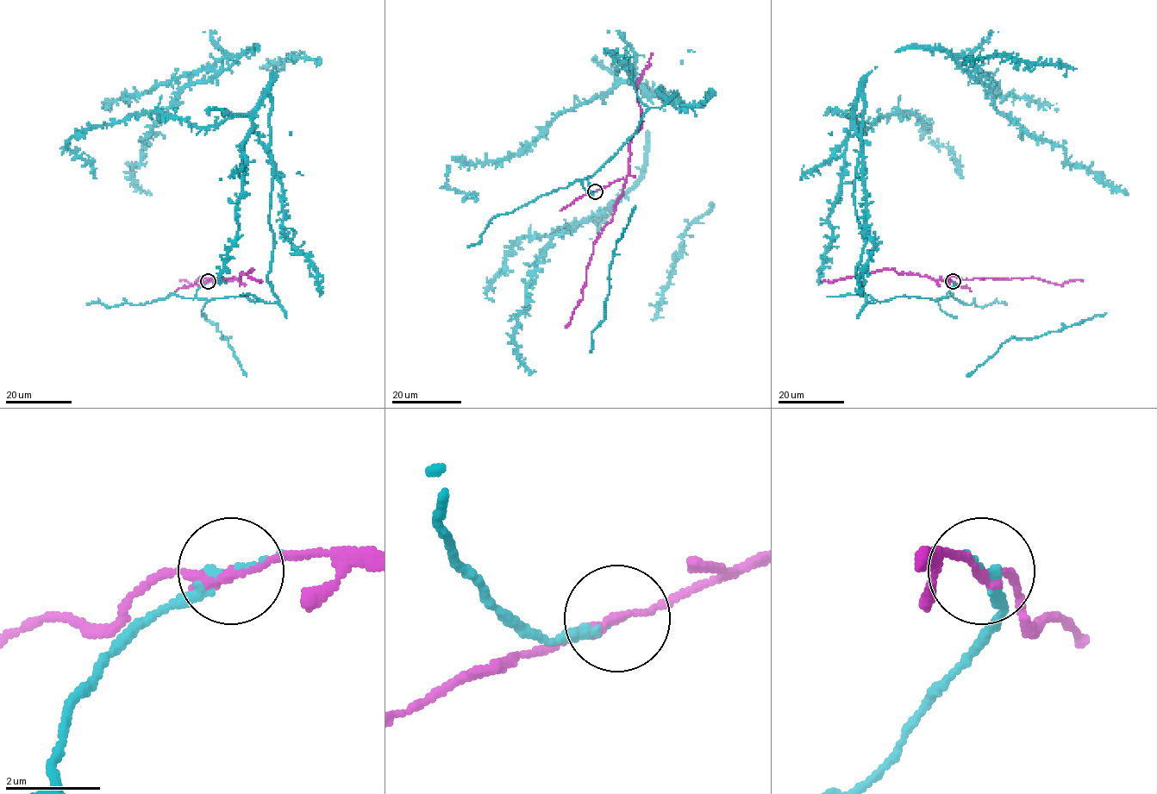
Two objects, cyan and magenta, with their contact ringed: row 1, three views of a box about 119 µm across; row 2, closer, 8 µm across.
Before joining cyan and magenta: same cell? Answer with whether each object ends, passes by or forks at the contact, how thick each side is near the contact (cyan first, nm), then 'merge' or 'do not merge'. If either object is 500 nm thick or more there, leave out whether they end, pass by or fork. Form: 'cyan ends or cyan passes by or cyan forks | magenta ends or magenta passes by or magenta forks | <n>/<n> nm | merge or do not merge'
cyan ends | magenta passes by | 240/200 nm | do not merge

